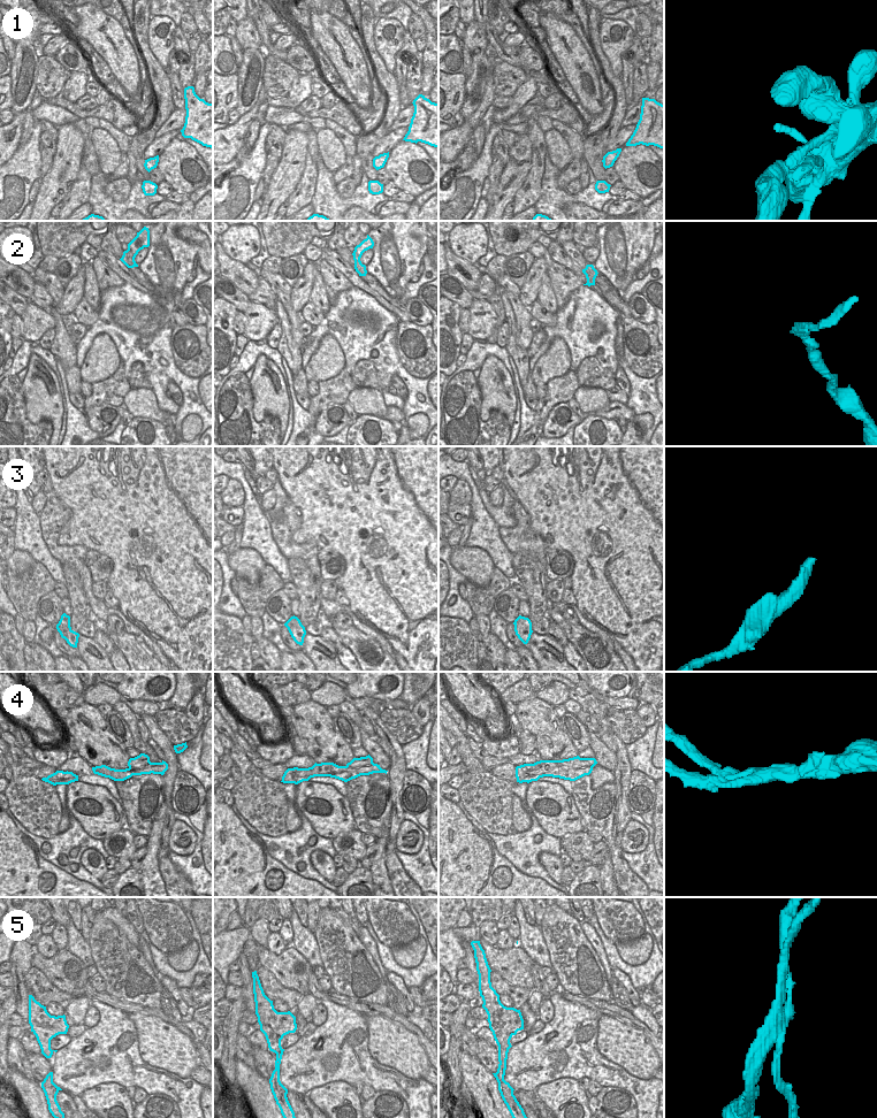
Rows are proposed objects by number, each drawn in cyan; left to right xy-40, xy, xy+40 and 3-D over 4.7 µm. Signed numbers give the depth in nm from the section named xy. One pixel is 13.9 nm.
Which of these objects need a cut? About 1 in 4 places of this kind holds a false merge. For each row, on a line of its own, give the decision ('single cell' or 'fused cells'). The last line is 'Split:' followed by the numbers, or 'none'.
1: single cell
2: single cell
3: fused cells
4: fused cells
5: fused cells
Split: 3, 4, 5

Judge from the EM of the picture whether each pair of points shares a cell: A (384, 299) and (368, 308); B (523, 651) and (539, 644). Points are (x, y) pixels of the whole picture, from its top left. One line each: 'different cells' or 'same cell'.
A: different cells
B: different cells

